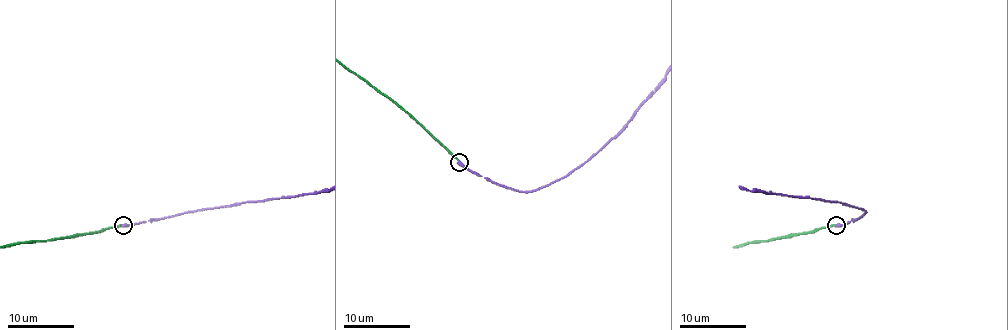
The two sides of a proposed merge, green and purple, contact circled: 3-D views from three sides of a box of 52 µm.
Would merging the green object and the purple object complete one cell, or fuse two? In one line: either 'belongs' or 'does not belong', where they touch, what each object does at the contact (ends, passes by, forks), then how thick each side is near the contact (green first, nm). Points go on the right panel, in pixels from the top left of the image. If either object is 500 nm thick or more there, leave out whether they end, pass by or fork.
does not belong; at (836, 225); green ends there; purple ends there; 150 nm thick on the green side, 360 nm on the other

